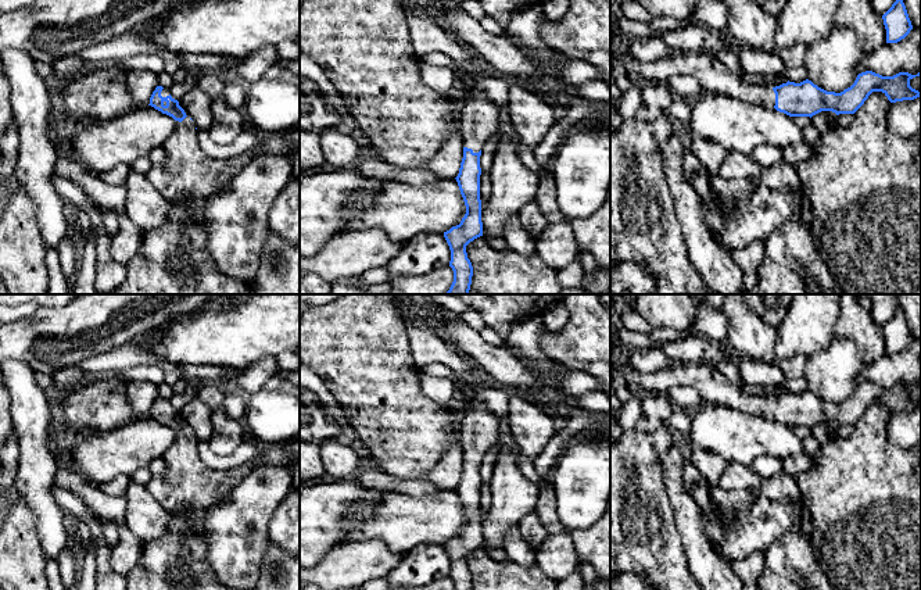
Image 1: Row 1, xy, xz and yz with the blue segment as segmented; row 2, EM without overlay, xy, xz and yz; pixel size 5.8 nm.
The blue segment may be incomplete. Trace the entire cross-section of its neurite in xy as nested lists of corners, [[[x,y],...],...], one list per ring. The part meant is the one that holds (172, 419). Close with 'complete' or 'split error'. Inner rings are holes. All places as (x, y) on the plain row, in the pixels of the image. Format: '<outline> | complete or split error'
[[[162,397],[155,398],[148,416],[178,433],[175,443],[162,455],[166,471],[154,473],[146,486],[171,515],[171,523],[162,537],[144,543],[137,565],[126,575],[126,590],[232,590],[219,583],[205,557],[204,515],[211,507],[225,503],[254,466],[244,465],[229,471],[209,469],[198,455],[198,441],[193,430]]] | split error

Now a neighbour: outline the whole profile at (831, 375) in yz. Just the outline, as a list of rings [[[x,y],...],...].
[[[835,337],[825,350],[807,358],[807,390],[827,403],[841,404],[854,394],[861,368],[857,344]]]

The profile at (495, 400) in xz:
[[[484,382],[483,385],[466,386],[463,396],[467,398],[463,405],[485,408],[499,419],[508,416],[510,396],[502,389]]]

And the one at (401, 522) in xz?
[[[438,489],[426,497],[386,491],[365,523],[340,521],[345,541],[381,541],[399,555],[423,543],[444,544],[459,536],[465,525],[466,516],[454,489]]]

